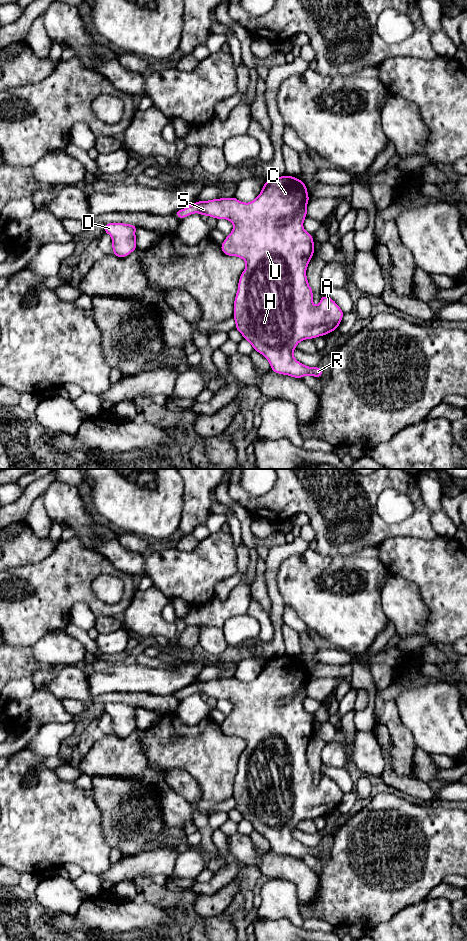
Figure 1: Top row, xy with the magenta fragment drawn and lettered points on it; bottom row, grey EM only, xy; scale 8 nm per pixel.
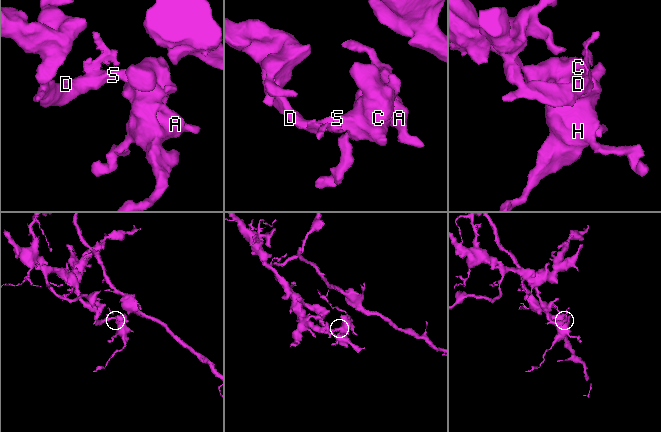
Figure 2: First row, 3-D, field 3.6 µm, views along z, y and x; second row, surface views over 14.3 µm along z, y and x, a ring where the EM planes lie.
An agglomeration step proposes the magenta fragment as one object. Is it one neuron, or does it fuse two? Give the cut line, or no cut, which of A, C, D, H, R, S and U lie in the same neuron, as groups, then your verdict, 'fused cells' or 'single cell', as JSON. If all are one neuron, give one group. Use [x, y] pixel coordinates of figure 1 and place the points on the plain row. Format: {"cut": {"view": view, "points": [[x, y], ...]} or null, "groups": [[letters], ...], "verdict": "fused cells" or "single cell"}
{"cut": null, "groups": [["A", "C", "D", "H", "R", "S", "U"]], "verdict": "single cell"}

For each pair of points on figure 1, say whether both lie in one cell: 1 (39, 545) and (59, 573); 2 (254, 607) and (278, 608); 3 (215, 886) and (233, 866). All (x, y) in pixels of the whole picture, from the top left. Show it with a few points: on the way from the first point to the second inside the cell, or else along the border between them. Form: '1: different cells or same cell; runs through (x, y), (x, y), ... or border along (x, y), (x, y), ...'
1: different cells; border along (58, 542), (55, 548), (42, 560), (25, 565)
2: different cells; border along (269, 616), (274, 629), (274, 636), (270, 640)
3: same cell; runs through (218, 881), (228, 871)

